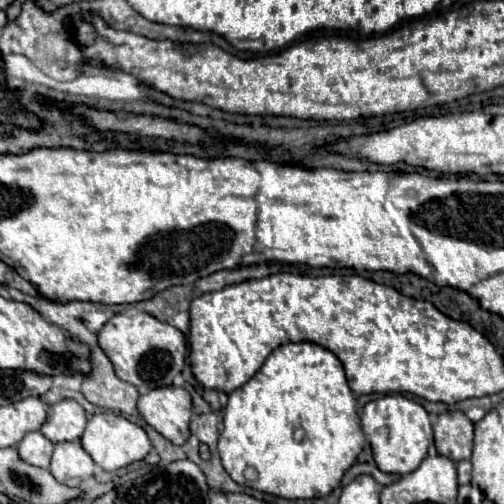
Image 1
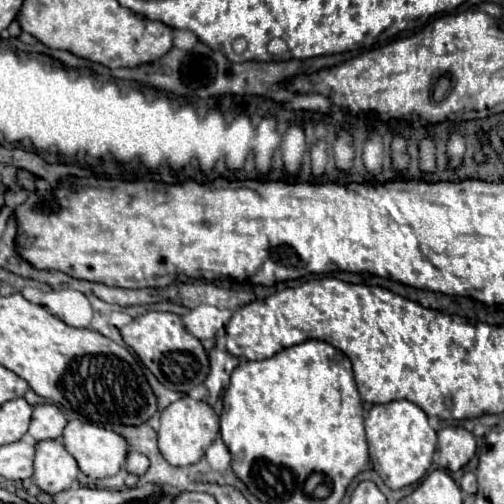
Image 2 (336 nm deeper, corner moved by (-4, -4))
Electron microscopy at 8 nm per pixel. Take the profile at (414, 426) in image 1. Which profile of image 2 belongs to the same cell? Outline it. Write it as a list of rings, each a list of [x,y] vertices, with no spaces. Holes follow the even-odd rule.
[[[409,400],[375,404],[365,418],[365,432],[371,462],[391,490],[399,490],[421,480],[429,470],[437,446],[437,432],[429,426],[427,414],[417,404]]]

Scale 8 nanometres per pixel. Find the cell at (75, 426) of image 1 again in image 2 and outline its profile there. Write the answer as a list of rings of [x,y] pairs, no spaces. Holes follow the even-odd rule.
[[[37,404],[37,406],[33,406],[33,418],[31,418],[29,434],[37,442],[61,438],[65,426],[67,426],[67,418],[55,404]]]

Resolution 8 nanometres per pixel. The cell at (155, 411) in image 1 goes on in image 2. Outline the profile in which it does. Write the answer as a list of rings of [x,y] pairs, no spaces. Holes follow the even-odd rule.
[[[183,396],[161,412],[161,428],[157,430],[159,450],[173,466],[189,466],[199,462],[199,458],[205,454],[207,446],[217,438],[217,434],[219,434],[219,416],[203,400]]]

